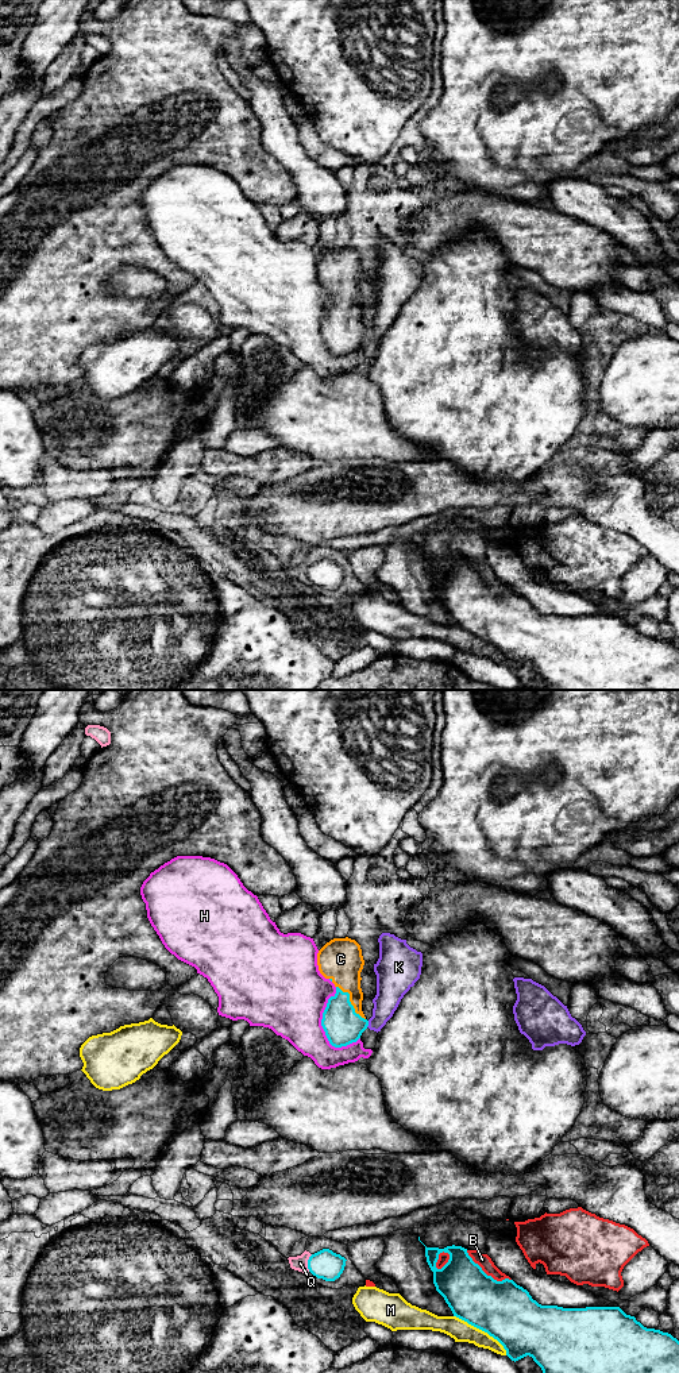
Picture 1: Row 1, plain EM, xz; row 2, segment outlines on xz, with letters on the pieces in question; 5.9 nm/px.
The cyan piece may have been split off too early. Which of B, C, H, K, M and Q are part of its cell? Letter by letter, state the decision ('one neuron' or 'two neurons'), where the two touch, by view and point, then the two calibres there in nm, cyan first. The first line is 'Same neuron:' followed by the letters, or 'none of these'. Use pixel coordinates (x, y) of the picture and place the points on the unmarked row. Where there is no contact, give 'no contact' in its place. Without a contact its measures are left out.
Same neuron: C
B: two neurons; contact xz (486, 583); calibres 340 and 80 nm
C: one neuron; contact xz (350, 311); calibres 220 and 240 nm
H: two neurons; contact xz (321, 330); calibres 220 and 460 nm
K: two neurons; contact xz (367, 332); calibres 220 and 180 nm
M: two neurons; contact xz (482, 639); calibres 340 and 120 nm
Q: two neurons; contact xz (308, 571); calibres 170 and 90 nm

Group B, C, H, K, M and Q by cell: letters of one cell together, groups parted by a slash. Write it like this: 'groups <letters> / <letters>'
groups B / C / H / K / M / Q

